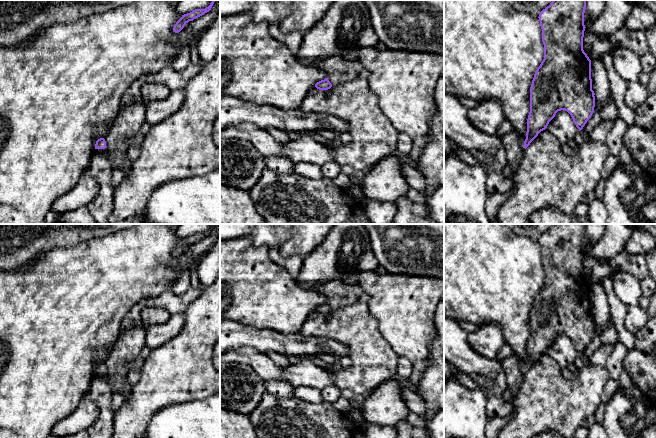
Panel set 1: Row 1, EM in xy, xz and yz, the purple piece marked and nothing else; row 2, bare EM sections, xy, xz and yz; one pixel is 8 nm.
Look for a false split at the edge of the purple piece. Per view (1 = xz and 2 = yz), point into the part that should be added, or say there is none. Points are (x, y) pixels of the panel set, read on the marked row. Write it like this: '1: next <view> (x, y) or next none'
1: next xz (338, 69)
2: next yz (513, 143)

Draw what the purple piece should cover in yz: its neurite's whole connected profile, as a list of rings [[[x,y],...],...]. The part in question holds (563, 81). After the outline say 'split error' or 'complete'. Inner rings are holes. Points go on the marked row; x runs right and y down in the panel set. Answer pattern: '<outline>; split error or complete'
[[[553,0],[539,14],[544,59],[537,68],[530,87],[530,112],[526,134],[520,136],[513,129],[501,138],[507,159],[504,168],[506,176],[515,175],[525,149],[547,128],[558,111],[567,111],[579,130],[583,129],[594,112],[595,93],[592,90],[591,60],[583,50],[585,9],[586,0]]]; split error

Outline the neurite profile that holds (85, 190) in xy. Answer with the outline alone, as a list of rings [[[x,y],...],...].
[[[87,168],[81,174],[77,184],[69,192],[58,197],[53,202],[51,210],[63,214],[81,206],[87,206],[98,191],[99,185]]]

